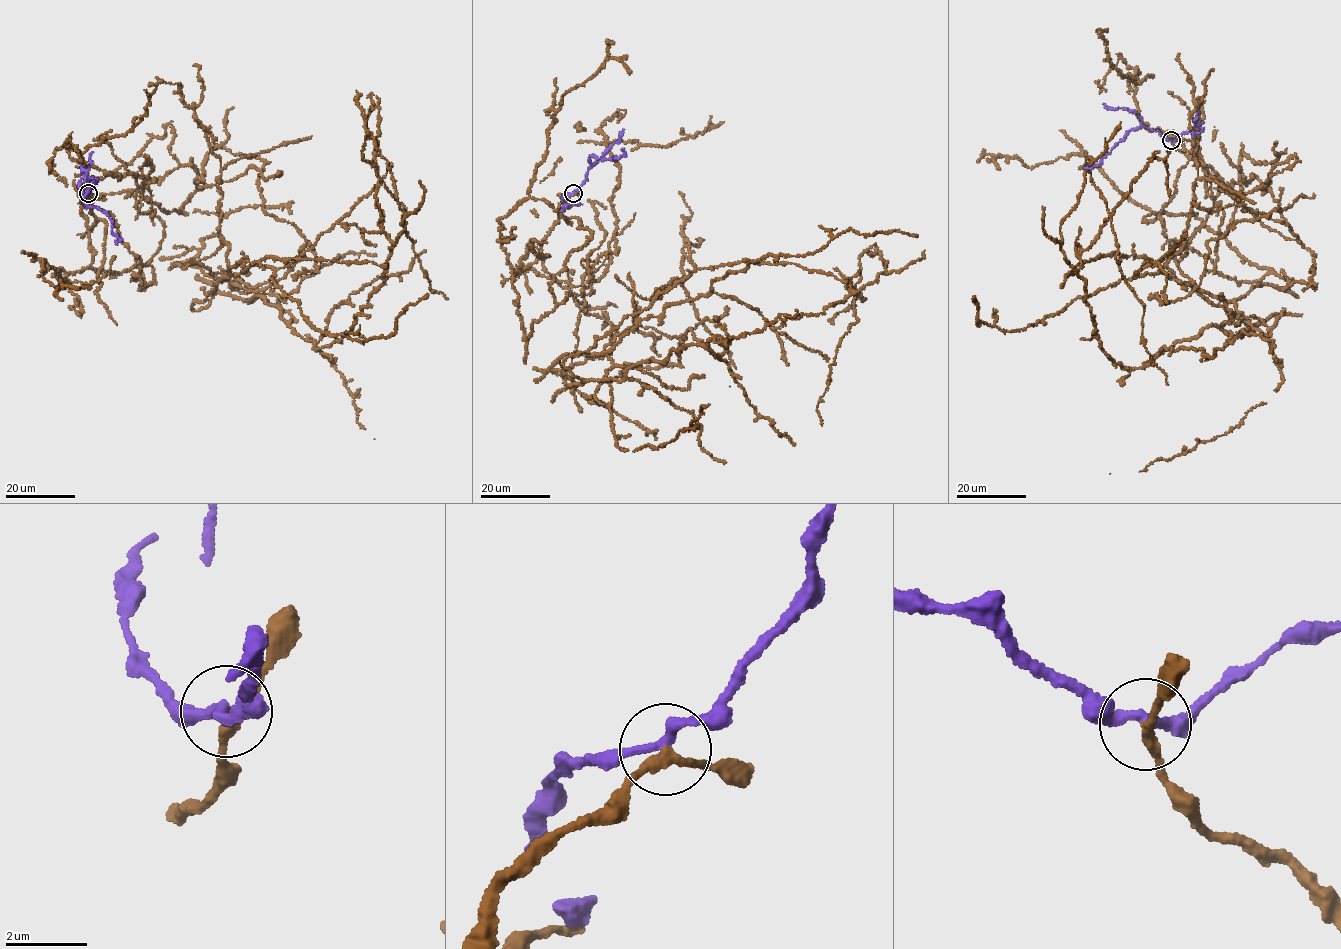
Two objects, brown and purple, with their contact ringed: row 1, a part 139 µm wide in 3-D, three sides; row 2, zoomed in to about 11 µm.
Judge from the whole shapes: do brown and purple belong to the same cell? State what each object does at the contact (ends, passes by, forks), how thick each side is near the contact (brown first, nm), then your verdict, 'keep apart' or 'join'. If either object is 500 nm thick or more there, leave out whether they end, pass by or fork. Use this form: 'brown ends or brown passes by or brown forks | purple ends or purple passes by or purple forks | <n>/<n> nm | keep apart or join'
brown passes by | purple passes by | 240/240 nm | keep apart

